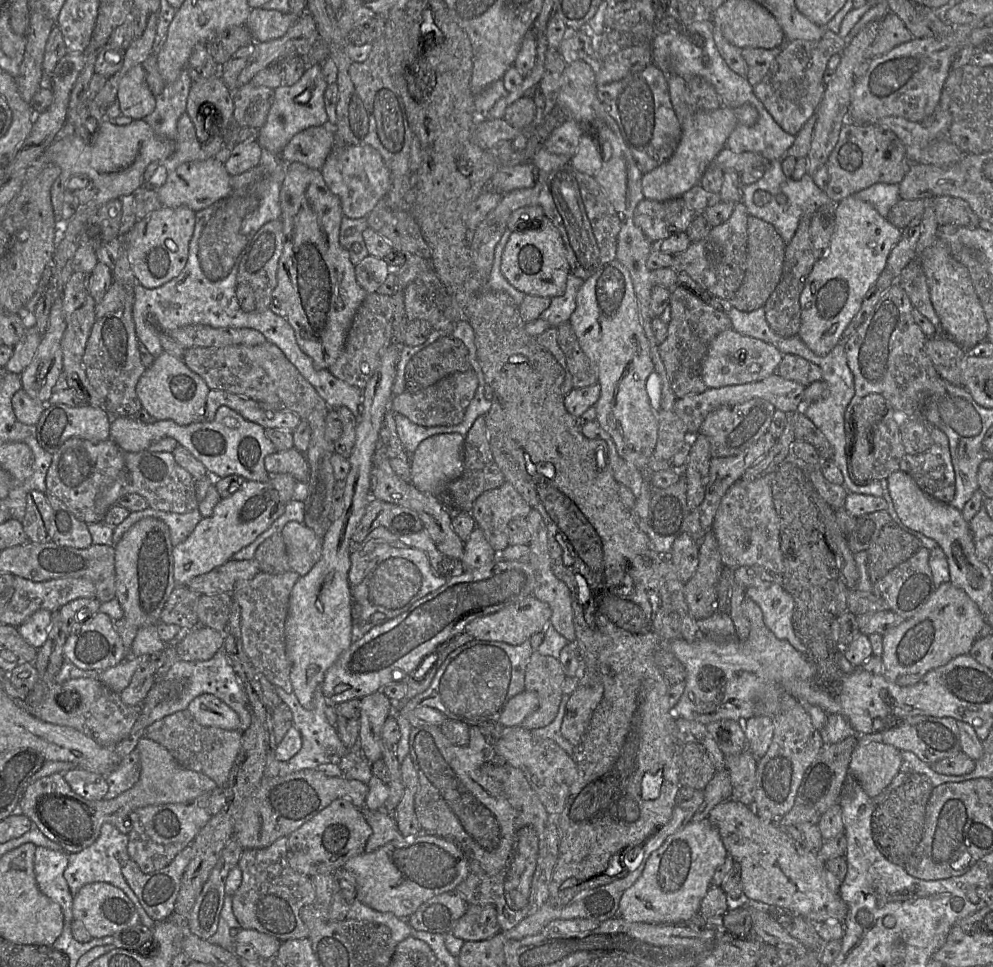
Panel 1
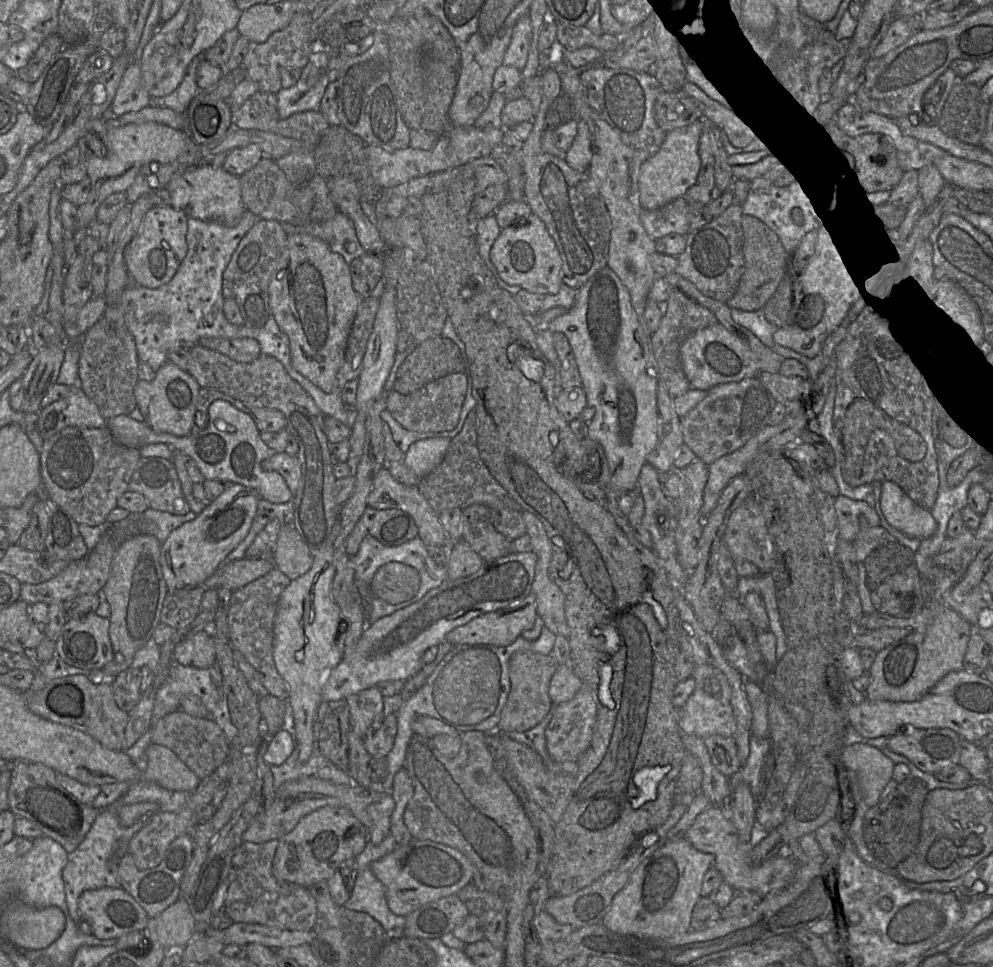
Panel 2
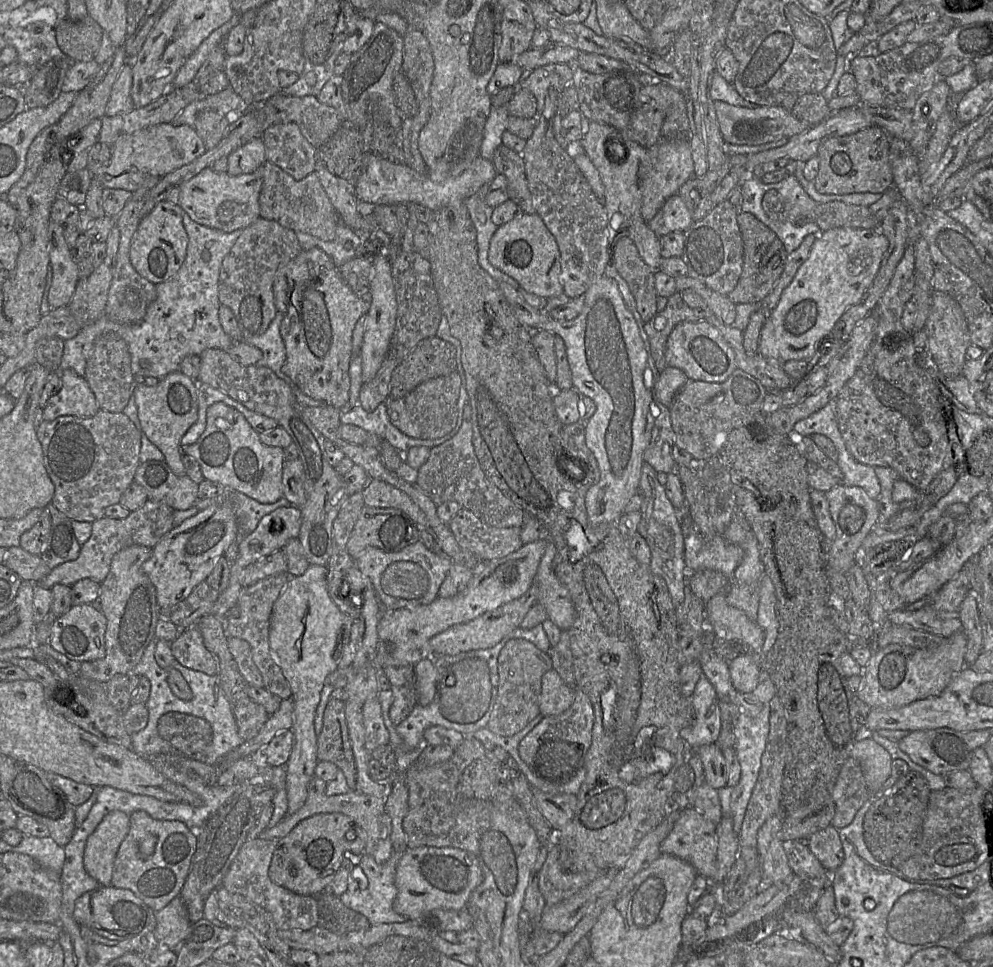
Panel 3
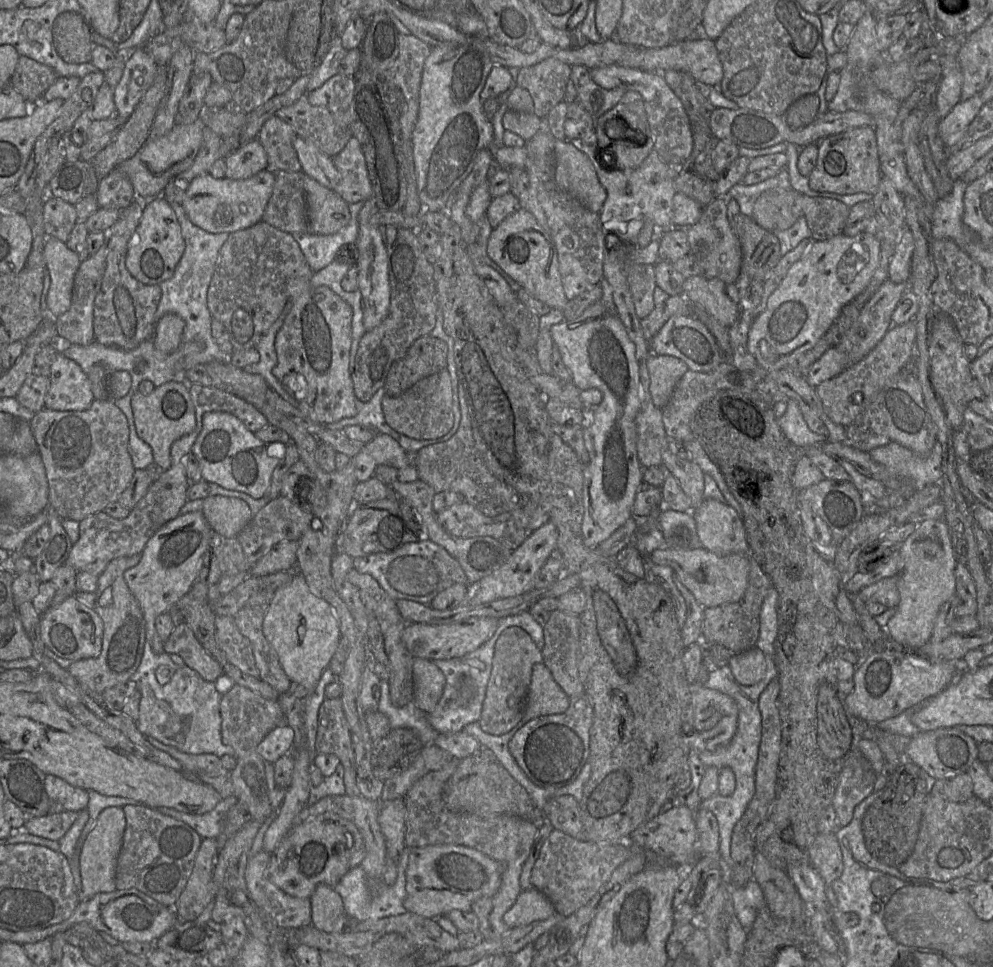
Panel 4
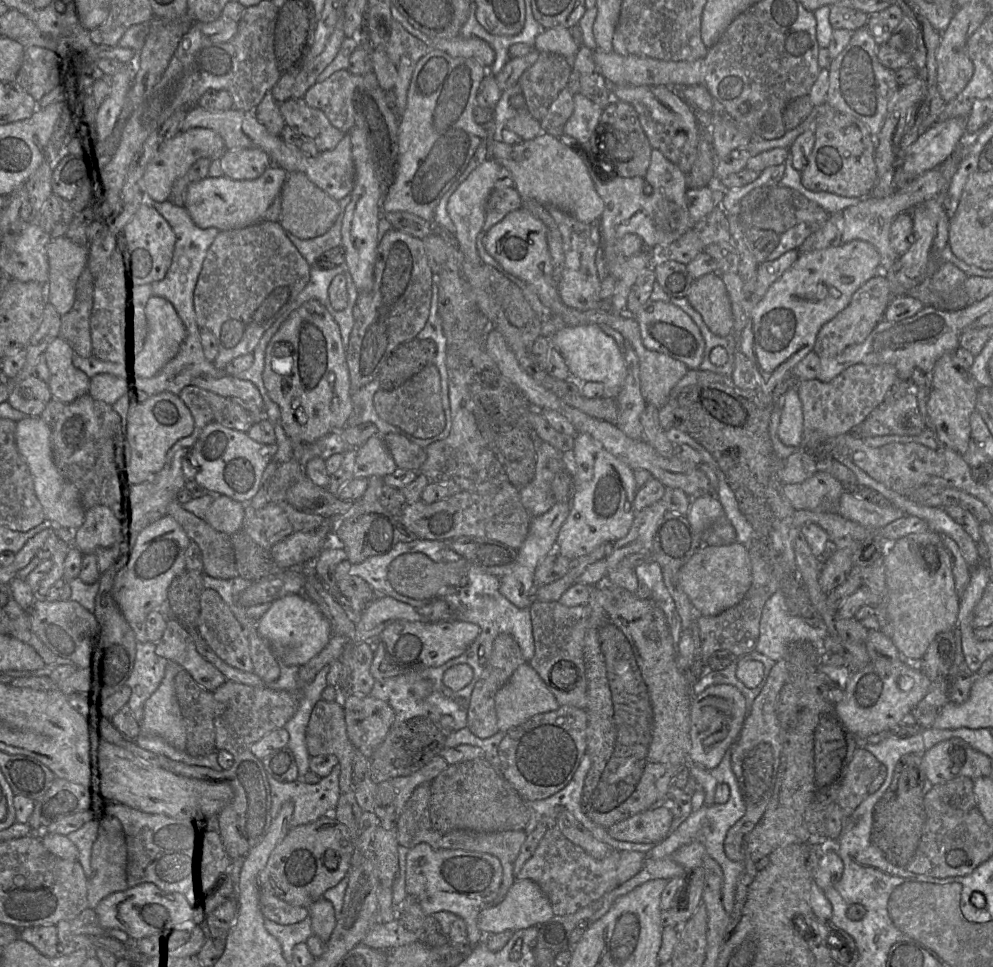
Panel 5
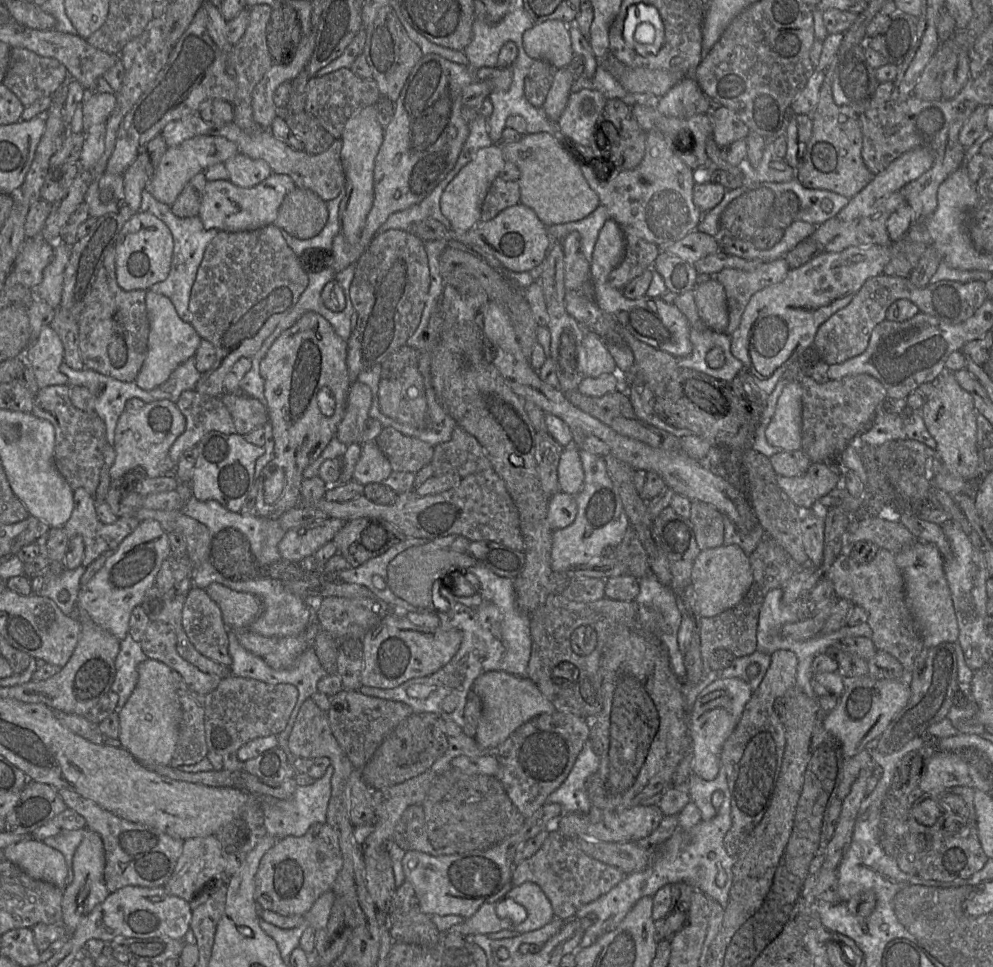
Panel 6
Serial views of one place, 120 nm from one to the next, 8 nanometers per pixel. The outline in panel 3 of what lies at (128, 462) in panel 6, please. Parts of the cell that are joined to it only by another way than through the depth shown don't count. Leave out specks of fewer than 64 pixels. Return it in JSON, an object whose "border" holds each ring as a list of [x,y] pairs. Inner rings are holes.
{"border":[[[178,370],[159,379],[155,386],[136,384],[133,389],[141,434],[162,452],[165,463],[177,476],[185,476],[180,440],[197,420],[197,385]]]}

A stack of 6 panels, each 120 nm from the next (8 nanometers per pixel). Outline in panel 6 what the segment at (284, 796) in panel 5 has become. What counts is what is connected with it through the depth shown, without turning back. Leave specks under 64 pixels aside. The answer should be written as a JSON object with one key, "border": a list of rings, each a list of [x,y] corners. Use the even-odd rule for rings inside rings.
{"border":[[[330,764],[325,774],[310,785],[297,785],[290,799],[260,797],[264,812],[264,826],[267,834],[282,839],[288,836],[302,836],[315,823],[326,822],[328,803],[331,797],[331,778],[334,768]]]}

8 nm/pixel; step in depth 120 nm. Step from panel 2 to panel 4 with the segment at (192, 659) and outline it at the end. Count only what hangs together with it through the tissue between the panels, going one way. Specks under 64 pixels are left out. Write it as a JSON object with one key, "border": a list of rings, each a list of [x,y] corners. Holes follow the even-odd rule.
{"border":[[[184,621],[175,625],[170,637],[164,642],[164,652],[180,656],[186,666],[207,682],[215,682],[223,675],[221,664],[205,650]]]}

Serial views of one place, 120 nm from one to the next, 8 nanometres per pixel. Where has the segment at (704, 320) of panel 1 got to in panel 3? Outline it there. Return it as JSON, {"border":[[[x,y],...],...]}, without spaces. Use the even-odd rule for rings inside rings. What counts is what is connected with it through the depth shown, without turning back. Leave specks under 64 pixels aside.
{"border":[[[678,290],[667,299],[666,307],[644,323],[651,354],[659,372],[668,366],[665,359],[666,344],[674,327],[681,322],[699,322],[705,319],[705,313],[688,306]]]}

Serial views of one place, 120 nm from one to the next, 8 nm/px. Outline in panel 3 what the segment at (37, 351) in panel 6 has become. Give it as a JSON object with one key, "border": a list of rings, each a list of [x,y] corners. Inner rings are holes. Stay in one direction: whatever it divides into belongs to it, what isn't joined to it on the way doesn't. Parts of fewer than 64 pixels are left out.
{"border":[[[71,369],[55,372],[61,380],[61,388],[48,400],[43,420],[51,421],[61,416],[93,417],[100,408],[85,378]]]}

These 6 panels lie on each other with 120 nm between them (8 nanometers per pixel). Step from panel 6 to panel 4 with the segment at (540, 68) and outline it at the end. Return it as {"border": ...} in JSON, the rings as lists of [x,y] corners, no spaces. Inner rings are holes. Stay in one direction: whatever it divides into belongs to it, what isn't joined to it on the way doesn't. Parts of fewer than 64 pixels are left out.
{"border":[[[549,57],[518,70],[516,83],[531,94],[533,113],[538,117],[545,118],[554,106],[563,101],[571,79],[571,67],[555,57]]]}

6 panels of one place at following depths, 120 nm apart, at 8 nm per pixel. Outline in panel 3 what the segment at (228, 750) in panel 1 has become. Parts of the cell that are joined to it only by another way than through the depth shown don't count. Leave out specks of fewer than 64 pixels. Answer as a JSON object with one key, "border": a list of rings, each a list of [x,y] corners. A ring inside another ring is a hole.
{"border":[[[168,712],[158,720],[158,733],[186,757],[204,762],[204,753],[213,740],[213,730],[203,718]]]}

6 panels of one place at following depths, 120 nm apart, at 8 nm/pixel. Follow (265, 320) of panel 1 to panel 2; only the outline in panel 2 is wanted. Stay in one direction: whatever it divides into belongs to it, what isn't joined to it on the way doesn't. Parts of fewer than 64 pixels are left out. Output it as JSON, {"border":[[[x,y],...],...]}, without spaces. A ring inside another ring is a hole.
{"border":[[[312,44],[307,64],[299,80],[290,88],[277,93],[277,112],[280,119],[304,111],[320,111],[320,102],[329,84],[327,65],[332,51]],[[246,210],[238,223],[226,226],[219,221],[188,218],[186,235],[187,254],[173,278],[158,288],[140,285],[127,287],[121,298],[120,308],[125,323],[132,334],[139,362],[146,363],[155,372],[167,362],[167,355],[176,349],[191,349],[202,338],[253,338],[260,345],[260,352],[279,360],[287,373],[314,399],[325,416],[331,416],[352,427],[357,411],[347,407],[339,389],[326,393],[299,373],[292,365],[289,337],[281,331],[273,315],[260,328],[249,328],[230,323],[224,315],[222,292],[223,273],[241,239],[261,218]]]}

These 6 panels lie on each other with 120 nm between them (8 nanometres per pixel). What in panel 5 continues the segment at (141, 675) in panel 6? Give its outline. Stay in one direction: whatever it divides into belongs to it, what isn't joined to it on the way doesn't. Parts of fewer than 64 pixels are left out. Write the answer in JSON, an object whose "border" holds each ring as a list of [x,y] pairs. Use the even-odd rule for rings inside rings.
{"border":[[[170,661],[157,690],[145,701],[141,735],[163,738],[177,750],[186,748],[186,722],[175,693],[174,678],[183,668]]]}

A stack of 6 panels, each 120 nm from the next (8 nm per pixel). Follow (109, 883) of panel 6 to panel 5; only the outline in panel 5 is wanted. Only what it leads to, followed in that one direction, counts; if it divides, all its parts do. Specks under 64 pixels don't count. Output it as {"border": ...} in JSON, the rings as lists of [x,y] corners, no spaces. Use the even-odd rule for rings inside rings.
{"border":[[[120,803],[104,805],[104,814],[121,822],[126,851],[125,881],[120,891],[136,885],[151,883],[164,893],[174,893],[191,865],[197,831],[193,823],[179,821],[163,814],[150,814]]]}

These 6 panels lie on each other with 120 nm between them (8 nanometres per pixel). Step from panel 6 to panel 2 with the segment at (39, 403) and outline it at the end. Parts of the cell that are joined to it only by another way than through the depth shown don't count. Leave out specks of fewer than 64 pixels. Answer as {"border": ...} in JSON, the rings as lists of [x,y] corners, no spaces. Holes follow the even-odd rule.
{"border":[[[69,426],[44,439],[40,454],[41,476],[48,497],[69,513],[77,524],[106,526],[106,518],[110,511],[117,507],[119,497],[127,491],[139,459],[140,450],[118,444],[107,426],[102,428]]]}

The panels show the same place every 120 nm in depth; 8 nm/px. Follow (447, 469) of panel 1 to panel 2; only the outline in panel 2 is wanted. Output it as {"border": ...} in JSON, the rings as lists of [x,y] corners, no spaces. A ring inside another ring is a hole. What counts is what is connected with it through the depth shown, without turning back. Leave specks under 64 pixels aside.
{"border":[[[429,438],[410,445],[403,457],[403,463],[419,478],[430,473],[442,460],[451,439]]]}

